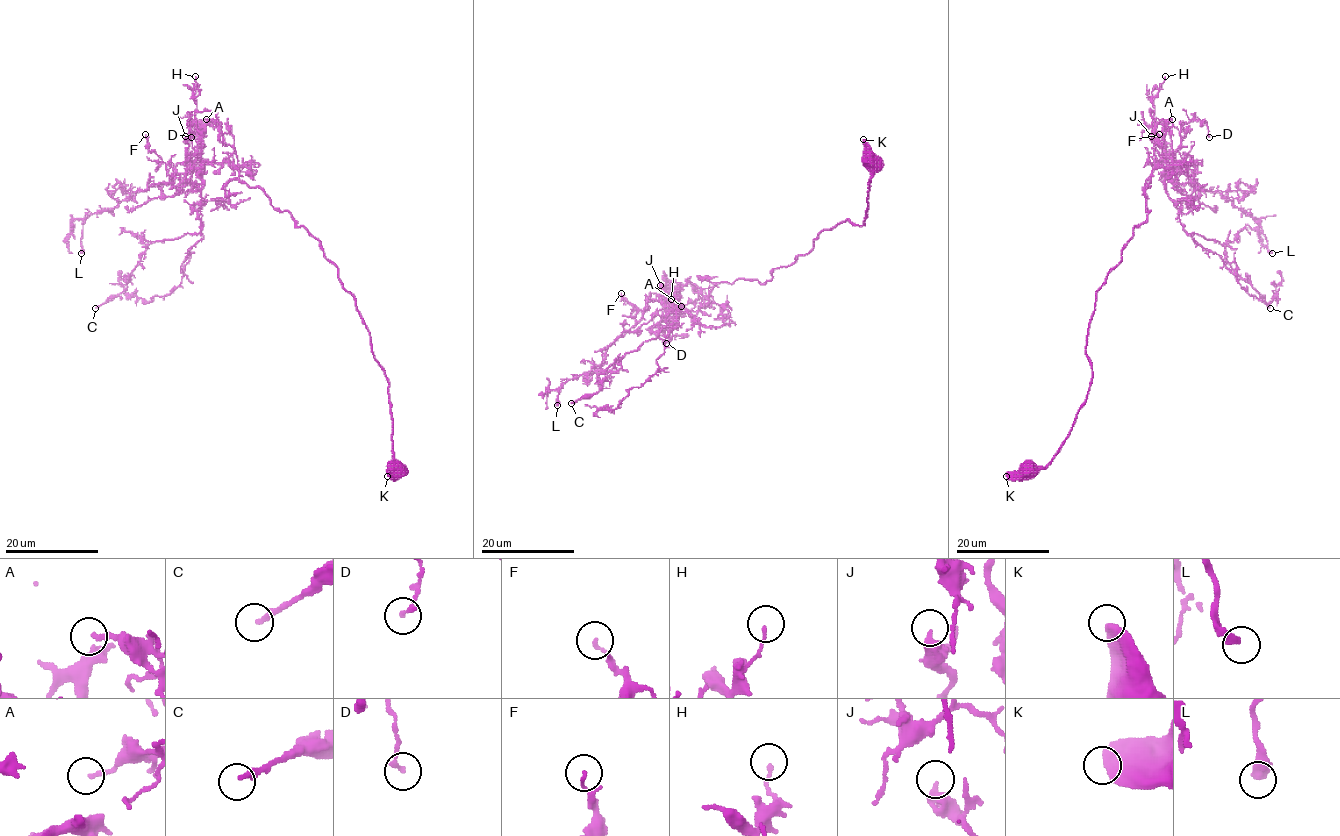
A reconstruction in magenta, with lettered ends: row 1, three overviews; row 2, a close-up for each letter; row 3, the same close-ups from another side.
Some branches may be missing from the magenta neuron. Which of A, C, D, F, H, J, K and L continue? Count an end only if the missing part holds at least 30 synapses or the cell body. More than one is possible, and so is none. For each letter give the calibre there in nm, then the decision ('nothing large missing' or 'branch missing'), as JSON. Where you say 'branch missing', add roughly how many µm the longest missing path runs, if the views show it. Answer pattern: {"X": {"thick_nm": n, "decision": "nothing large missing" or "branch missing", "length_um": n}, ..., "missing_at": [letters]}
{"A": {"thick_nm": 190, "decision": "nothing large missing"}, "C": {"thick_nm": 240, "decision": "nothing large missing"}, "D": {"thick_nm": 160, "decision": "nothing large missing"}, "F": {"thick_nm": 110, "decision": "nothing large missing"}, "H": {"thick_nm": 120, "decision": "nothing large missing"}, "J": {"thick_nm": 400, "decision": "nothing large missing"}, "K": {"thick_nm": 550, "decision": "nothing large missing"}, "L": {"thick_nm": 360, "decision": "nothing large missing"}, "missing_at": []}

